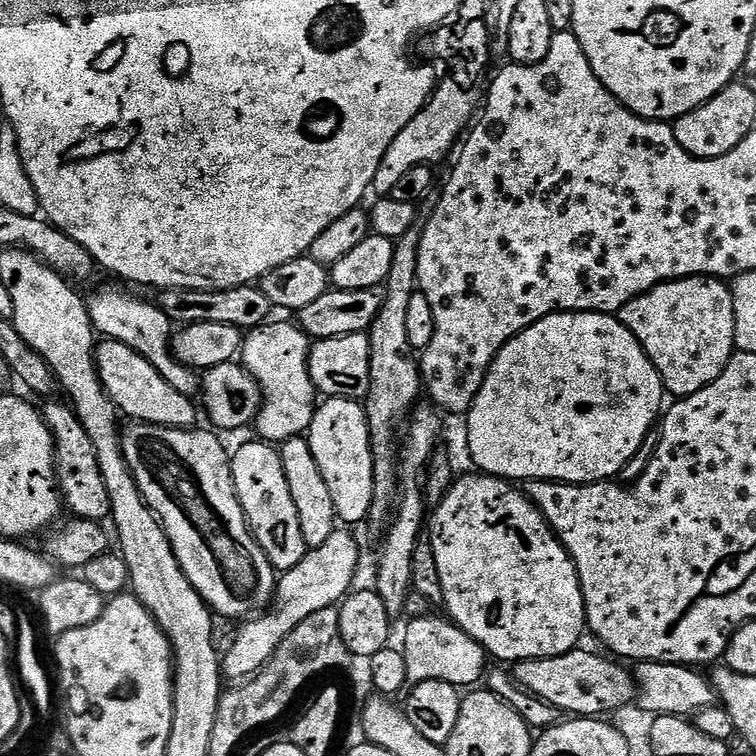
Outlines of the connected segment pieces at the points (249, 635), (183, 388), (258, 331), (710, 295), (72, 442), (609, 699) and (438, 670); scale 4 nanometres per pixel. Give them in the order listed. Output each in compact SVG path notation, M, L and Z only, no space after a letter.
M337 530L322 542L322 546L309 548L307 554L289 572L279 577L274 603L263 614L248 618L239 625L232 645L222 656L222 672L232 682L243 682L261 672L270 657L280 649L280 643L295 630L310 614L318 610L335 608L353 591L356 567L360 564L360 544L351 536L351 531Z
M108 288L105 292L94 293L92 297L89 295L86 303L92 327L101 337L122 342L142 354L142 358L146 358L146 362L150 362L150 366L154 366L154 370L158 370L158 374L162 374L162 378L166 378L166 382L170 382L170 386L174 386L178 394L189 398L201 395L201 373L187 364L181 364L172 355L174 321L160 309L159 303L147 304L146 301L139 300L120 288Z
M276 320L262 325L260 328L247 329L244 347L240 349L239 359L244 368L260 384L260 392L264 400L260 403L260 412L254 421L254 428L260 431L259 439L279 446L295 436L304 436L318 407L318 393L308 369L310 337L305 334L299 323L288 320Z
M687 276L685 280L669 280L666 284L660 284L652 288L646 294L626 302L626 306L620 309L618 318L638 338L642 350L650 358L650 362L658 370L658 374L664 383L665 393L673 397L683 398L698 394L714 378L726 370L726 366L732 361L736 347L736 311L734 310L734 298L732 289L723 279L715 276Z
M71 403L48 404L42 408L46 426L56 444L56 483L60 489L63 503L73 517L82 520L104 522L112 515L110 510L110 494L106 490L106 482L102 478L102 470L98 470L98 454L94 450L94 442L90 442L90 434L86 434L86 426L76 416L76 409Z
M573 650L561 656L537 660L521 660L515 665L515 682L537 699L545 700L560 708L564 714L576 718L600 718L608 714L604 712L616 712L637 699L635 675L629 670L627 672L623 663L607 655L604 657L596 652L580 651Z
M434 614L426 616L413 617L408 623L406 634L404 636L404 644L402 651L405 656L406 674L408 682L412 684L420 684L422 681L440 681L450 682L459 688L472 688L480 681L483 681L488 667L488 655L483 646L476 639L470 638L463 630L457 627L449 619L445 617L436 618Z

